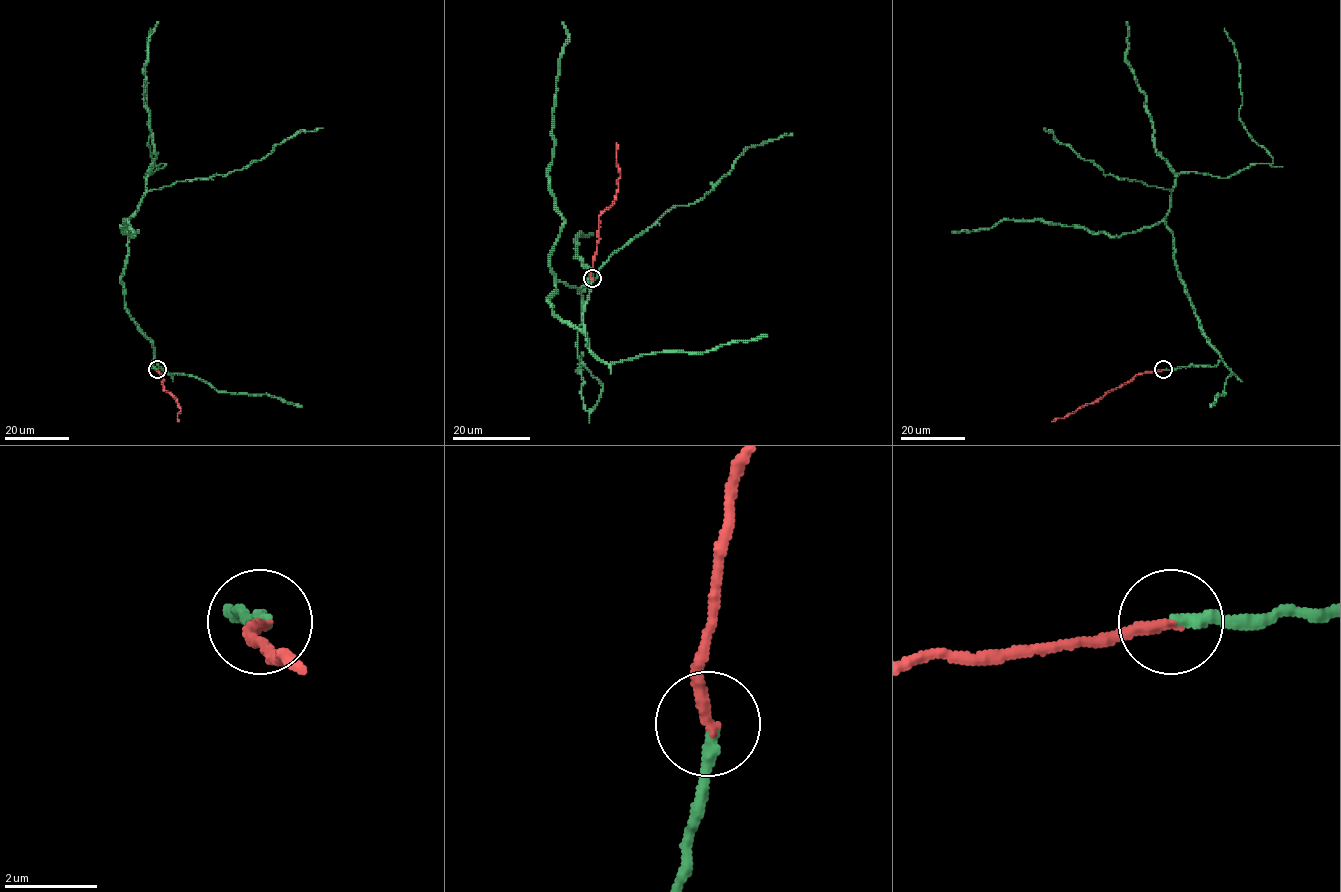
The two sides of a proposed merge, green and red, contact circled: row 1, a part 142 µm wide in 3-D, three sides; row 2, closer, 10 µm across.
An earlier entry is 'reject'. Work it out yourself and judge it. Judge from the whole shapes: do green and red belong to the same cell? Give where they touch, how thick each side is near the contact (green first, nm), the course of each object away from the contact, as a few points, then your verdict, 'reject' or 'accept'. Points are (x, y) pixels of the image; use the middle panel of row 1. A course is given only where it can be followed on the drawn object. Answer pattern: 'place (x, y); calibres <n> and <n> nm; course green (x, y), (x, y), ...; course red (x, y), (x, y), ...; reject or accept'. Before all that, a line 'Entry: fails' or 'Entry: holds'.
Entry: fails
place (592, 278); calibres 280 and 260 nm; course green (591, 278), (588, 348), (547, 299), (555, 280), (582, 296), (578, 357), (602, 386), (588, 410), (584, 352); course red (591, 278), (599, 216), (612, 204), (618, 191), (620, 171), (616, 162), (616, 143); accept

